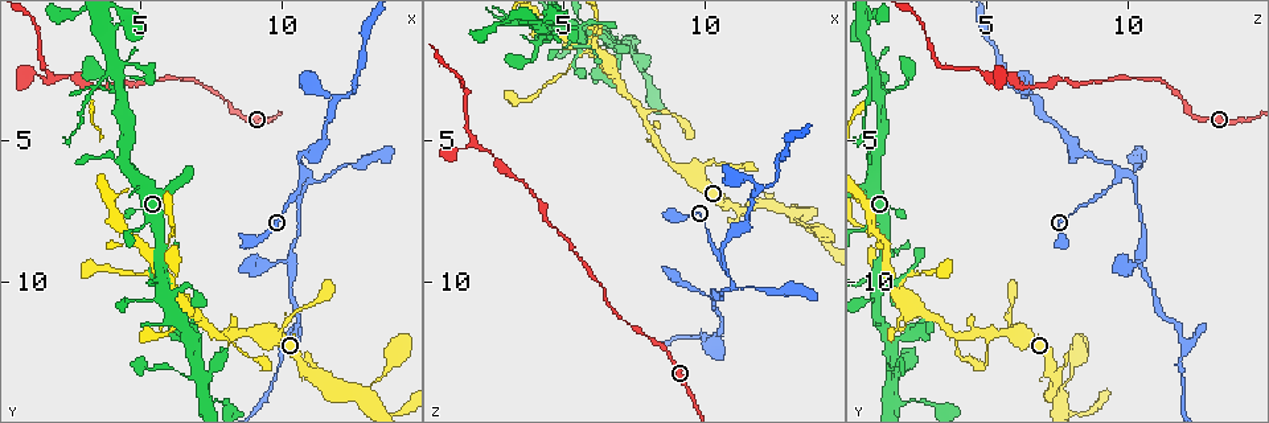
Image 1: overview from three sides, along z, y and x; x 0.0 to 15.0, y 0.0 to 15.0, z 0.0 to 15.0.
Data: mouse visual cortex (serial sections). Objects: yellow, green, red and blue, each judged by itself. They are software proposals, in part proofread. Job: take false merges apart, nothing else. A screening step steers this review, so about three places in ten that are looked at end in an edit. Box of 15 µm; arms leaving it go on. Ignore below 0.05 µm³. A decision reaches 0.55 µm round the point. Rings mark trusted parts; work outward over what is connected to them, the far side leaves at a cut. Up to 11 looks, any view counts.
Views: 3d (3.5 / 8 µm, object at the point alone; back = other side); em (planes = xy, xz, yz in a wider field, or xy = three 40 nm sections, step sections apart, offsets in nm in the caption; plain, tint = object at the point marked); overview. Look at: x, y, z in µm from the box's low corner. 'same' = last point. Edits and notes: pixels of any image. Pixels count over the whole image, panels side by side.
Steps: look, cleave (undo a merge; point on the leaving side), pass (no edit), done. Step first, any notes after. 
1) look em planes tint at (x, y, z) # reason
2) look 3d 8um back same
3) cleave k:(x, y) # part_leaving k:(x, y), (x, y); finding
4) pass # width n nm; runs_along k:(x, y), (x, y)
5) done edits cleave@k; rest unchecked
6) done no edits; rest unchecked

look 3d 8um at (10.7, 6.4, 9.7) # abrupt turn

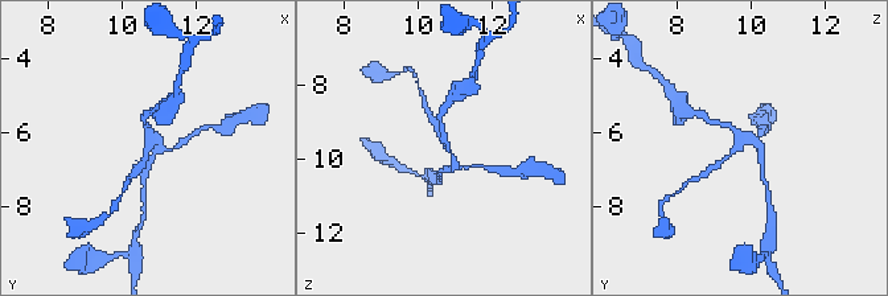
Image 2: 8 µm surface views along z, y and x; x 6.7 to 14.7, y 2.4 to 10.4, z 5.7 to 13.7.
look 3d 3.5um at (10.7, 6.3, 9.7)

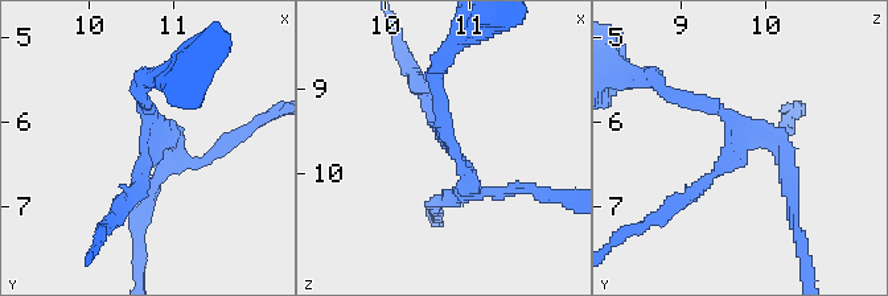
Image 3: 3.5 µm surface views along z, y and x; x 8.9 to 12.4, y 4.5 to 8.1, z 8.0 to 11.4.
look em xy step 1 tint at (10.65, 6.35, 9.60) # arms 3; arm_widths 200, 200, 200 nm

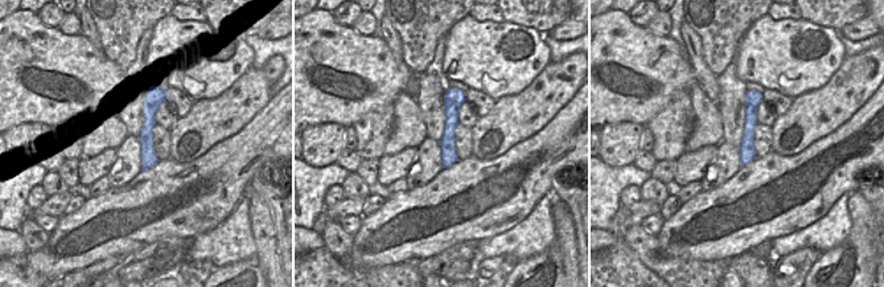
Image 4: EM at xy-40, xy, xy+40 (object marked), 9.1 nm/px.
pass # runs_along 3:(418, 83), (467, 171), (463, 194); continuous, no second cell

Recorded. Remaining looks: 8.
look 3d 8um at (7.9, 11.9, 3.9) # abrupt turn

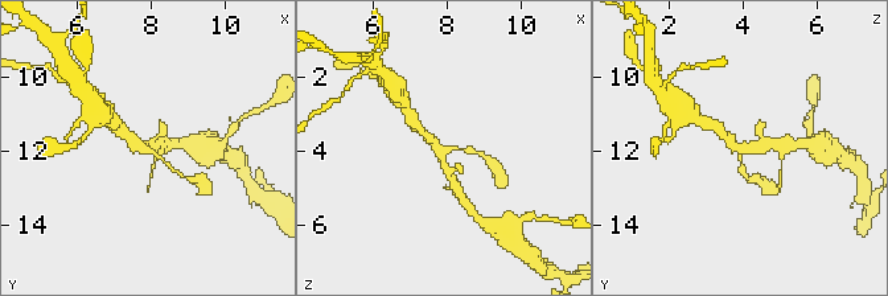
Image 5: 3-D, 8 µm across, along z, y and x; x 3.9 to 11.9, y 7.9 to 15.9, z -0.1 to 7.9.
look 3d 3.5um at (7.9, 11.9, 4.0) # zoom in

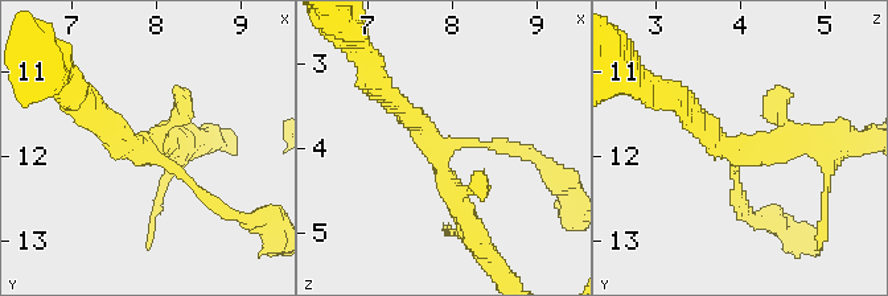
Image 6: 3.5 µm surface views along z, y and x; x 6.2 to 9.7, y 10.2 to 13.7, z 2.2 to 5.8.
look em xy step 2 tint at (7.85, 11.90, 4.00) # arms 3; arm_widths 100, 250, 250 nm; need the tissue

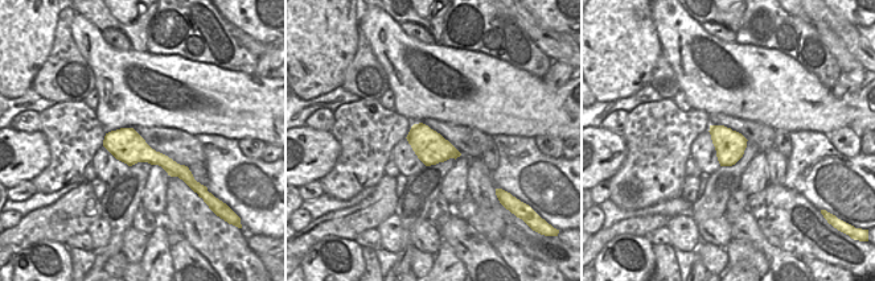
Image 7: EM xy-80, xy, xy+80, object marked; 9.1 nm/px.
pass # runs_along 6:(472, 227), (439, 149), (386, 91); all the same cell

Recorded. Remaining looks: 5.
look 3d 8um at (10.3, 9.2, 10.4) # calibre changes

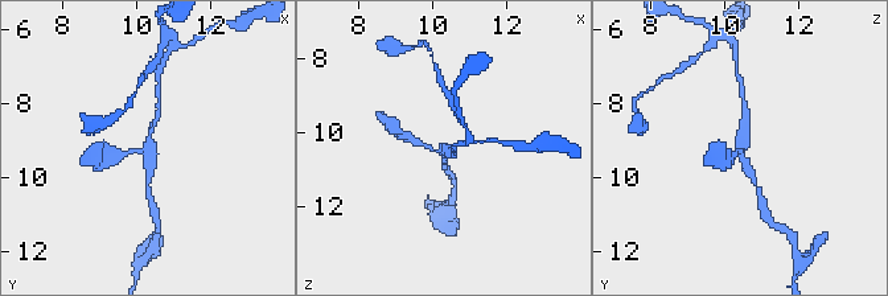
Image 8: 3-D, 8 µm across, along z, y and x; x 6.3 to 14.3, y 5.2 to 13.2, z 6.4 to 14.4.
look 3d 3.5um at (10.4, 9.2, 10.5) # zoom in

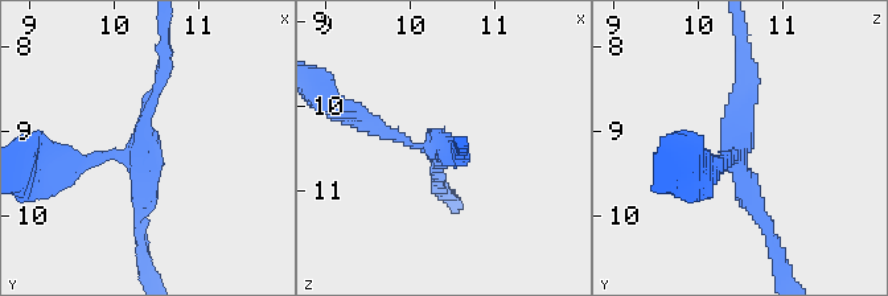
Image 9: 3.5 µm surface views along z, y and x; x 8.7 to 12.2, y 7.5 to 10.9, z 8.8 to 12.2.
look em xy step 5 tint at (10.35, 9.25, 10.45) # arms 3; arm_widths 150, 150, 250 nm; need the tissue

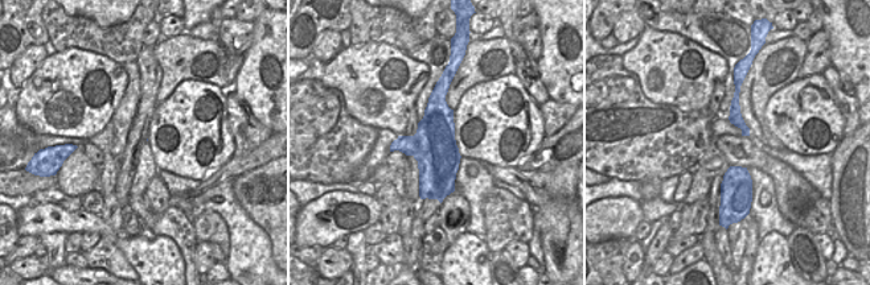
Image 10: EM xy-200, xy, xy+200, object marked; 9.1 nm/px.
pass # runs_along 10:(444, 83), (436, 99), (431, 195); one cell here

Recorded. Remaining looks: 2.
look 3d 3.5um at (10.3, 12.1, 12.0) # branch point

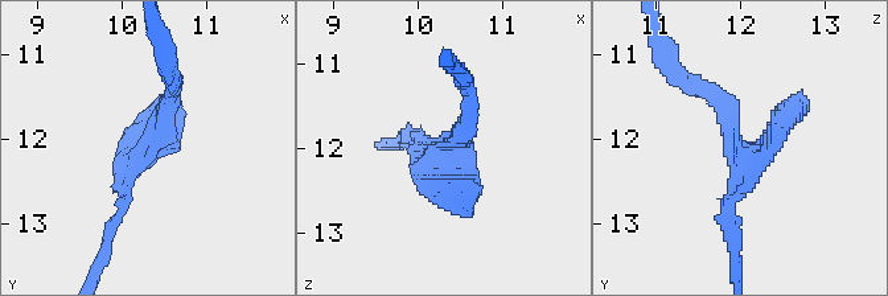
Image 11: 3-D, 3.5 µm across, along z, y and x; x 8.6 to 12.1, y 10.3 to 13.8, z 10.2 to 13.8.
look em xy step 3 tint at (10.25, 12.25, 12.10)

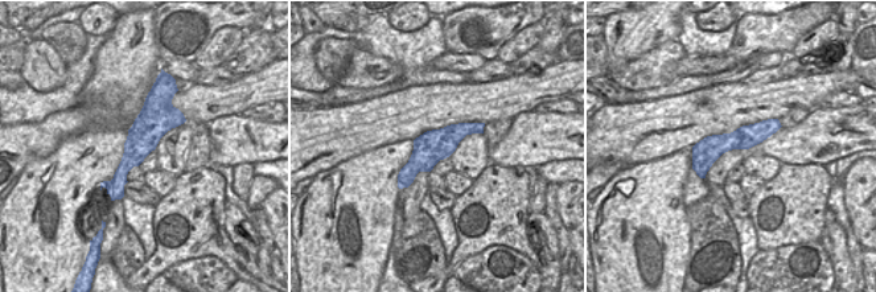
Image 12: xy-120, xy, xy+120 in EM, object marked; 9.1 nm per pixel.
pass # runs_along 11:(172, 93), (111, 230); one cell here

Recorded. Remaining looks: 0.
done no edits; rest unchecked

